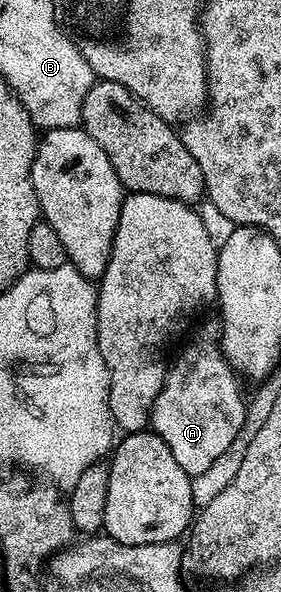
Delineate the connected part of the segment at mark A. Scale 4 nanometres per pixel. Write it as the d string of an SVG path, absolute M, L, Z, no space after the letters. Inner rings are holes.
M197 339L189 343L181 351L181 356L174 363L168 364L163 389L159 397L155 397L153 411L149 414L149 421L153 434L159 436L171 449L171 457L179 461L181 468L190 477L205 475L229 450L233 443L238 442L237 434L243 429L245 420L245 409L247 406L247 395L241 392L239 376L229 362L225 360L225 354L221 352L220 342L213 339Z

